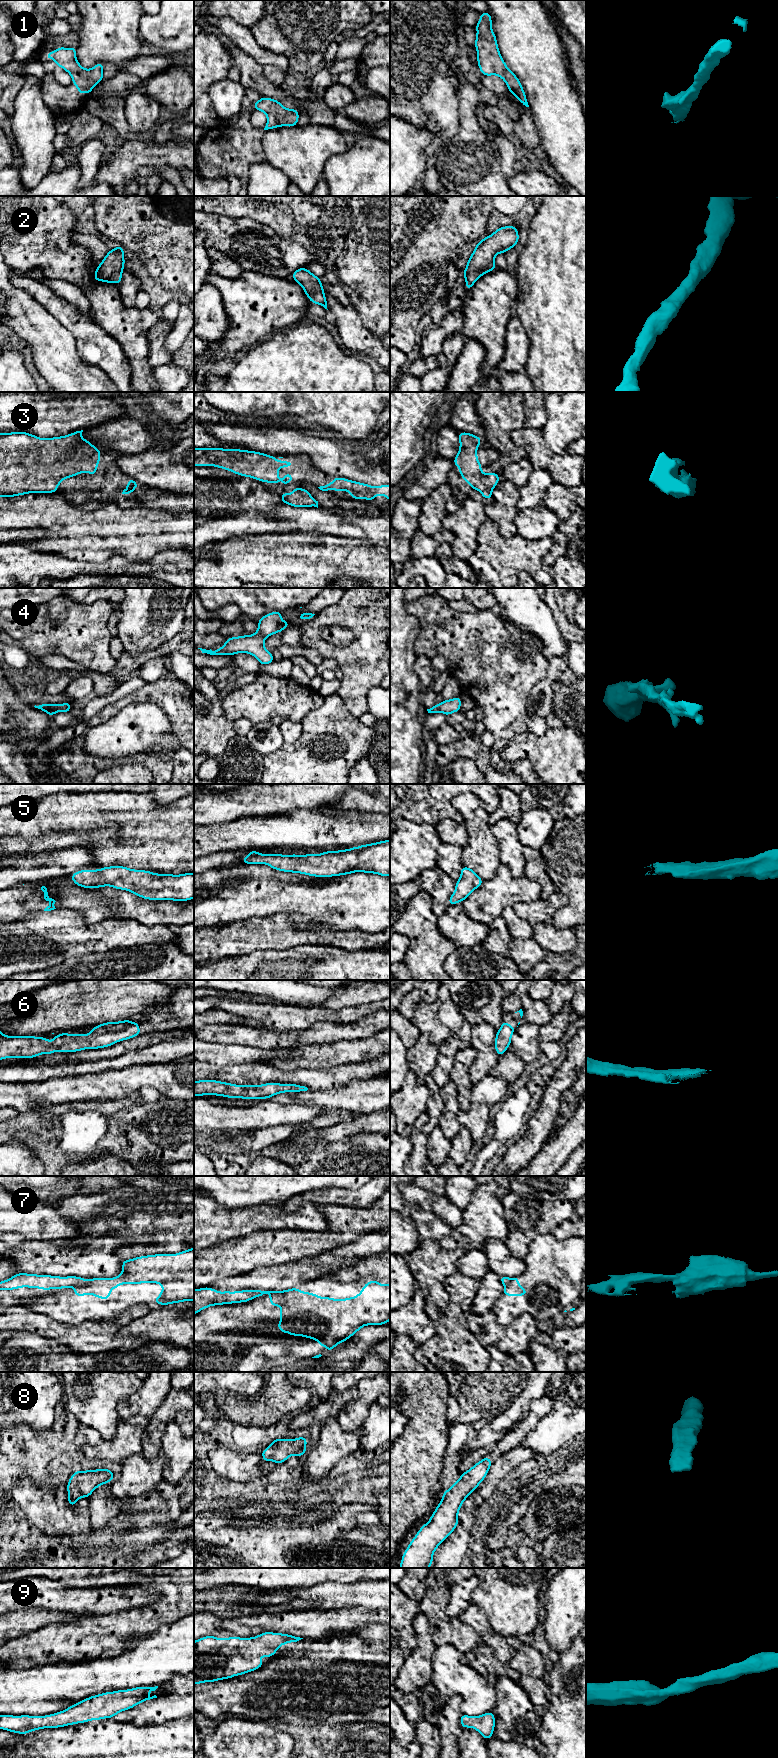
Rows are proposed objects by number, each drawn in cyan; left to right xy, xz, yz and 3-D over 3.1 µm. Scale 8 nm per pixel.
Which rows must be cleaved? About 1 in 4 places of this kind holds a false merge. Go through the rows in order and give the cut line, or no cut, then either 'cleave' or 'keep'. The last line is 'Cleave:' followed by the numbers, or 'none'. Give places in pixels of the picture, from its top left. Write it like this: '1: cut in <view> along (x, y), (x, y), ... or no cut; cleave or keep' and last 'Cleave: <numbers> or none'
1: no cut; keep
2: no cut; keep
3: no cut; keep
4: no cut; keep
5: no cut; keep
6: no cut; keep
7: cut in xy along (86, 1281), (74, 1287); cleave
8: no cut; keep
9: no cut; keep
Cleave: 7

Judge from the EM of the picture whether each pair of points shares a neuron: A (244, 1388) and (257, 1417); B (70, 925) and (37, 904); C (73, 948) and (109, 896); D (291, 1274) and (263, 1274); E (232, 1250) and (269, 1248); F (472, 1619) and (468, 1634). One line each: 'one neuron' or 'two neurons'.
A: two neurons
B: two neurons
C: two neurons
D: one neuron
E: one neuron
F: two neurons

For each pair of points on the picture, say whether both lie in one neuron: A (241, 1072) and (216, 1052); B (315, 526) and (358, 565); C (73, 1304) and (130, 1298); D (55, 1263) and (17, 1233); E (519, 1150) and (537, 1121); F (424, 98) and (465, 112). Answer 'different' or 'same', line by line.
A: different
B: different
C: same
D: different
E: same
F: different

